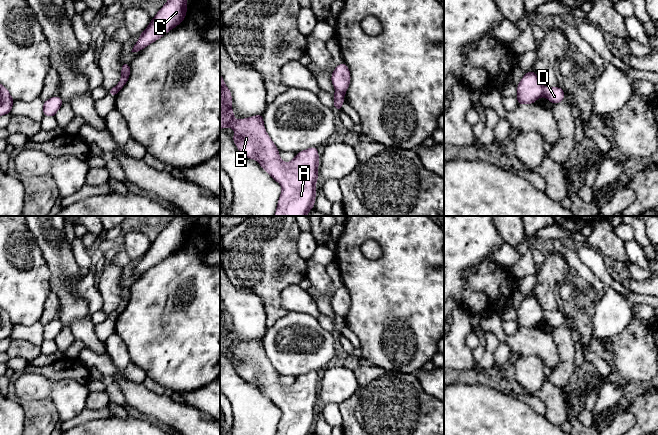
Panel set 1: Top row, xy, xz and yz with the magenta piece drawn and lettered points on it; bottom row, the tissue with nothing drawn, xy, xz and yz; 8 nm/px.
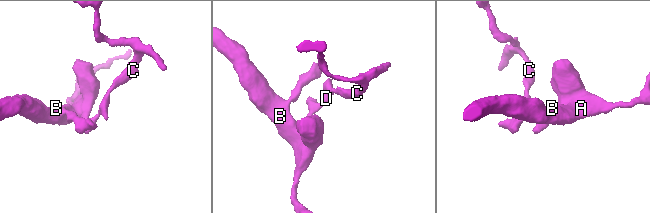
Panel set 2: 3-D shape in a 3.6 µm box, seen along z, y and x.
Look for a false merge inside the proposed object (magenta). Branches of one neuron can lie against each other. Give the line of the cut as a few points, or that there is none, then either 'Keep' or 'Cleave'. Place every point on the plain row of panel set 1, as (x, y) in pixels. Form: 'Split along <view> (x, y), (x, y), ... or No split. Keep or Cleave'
Split along yz (544, 311), (542, 319). Cleave

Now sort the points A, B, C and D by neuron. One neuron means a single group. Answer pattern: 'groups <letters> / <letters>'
groups A B D / C

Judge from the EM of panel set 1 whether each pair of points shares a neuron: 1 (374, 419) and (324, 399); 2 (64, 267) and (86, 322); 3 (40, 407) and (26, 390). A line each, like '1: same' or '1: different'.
1: different
2: different
3: different

